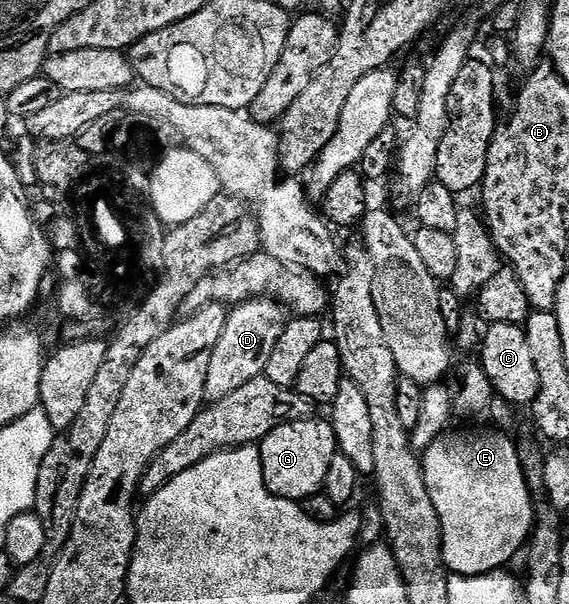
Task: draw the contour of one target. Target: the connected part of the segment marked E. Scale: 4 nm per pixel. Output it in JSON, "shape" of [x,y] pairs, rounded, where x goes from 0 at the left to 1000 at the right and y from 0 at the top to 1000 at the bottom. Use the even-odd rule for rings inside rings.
{"shape":[[[861,707],[863,710],[849,710],[844,717],[798,717],[787,714],[764,725],[754,742],[742,745],[740,762],[743,767],[743,783],[749,786],[749,805],[754,806],[756,825],[761,826],[761,836],[768,839],[768,853],[775,866],[779,879],[779,917],[782,919],[782,932],[793,949],[803,952],[817,952],[819,955],[844,955],[854,949],[875,949],[891,935],[905,921],[921,914],[923,904],[928,901],[935,874],[940,868],[940,839],[937,825],[926,795],[919,785],[916,773],[916,760],[912,758],[912,738],[902,728],[896,730],[889,724],[891,717],[879,714],[875,709]]]}

